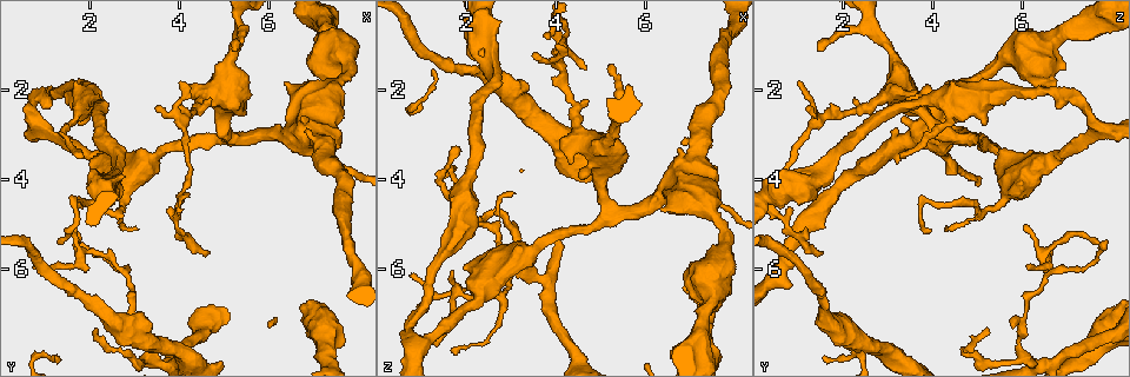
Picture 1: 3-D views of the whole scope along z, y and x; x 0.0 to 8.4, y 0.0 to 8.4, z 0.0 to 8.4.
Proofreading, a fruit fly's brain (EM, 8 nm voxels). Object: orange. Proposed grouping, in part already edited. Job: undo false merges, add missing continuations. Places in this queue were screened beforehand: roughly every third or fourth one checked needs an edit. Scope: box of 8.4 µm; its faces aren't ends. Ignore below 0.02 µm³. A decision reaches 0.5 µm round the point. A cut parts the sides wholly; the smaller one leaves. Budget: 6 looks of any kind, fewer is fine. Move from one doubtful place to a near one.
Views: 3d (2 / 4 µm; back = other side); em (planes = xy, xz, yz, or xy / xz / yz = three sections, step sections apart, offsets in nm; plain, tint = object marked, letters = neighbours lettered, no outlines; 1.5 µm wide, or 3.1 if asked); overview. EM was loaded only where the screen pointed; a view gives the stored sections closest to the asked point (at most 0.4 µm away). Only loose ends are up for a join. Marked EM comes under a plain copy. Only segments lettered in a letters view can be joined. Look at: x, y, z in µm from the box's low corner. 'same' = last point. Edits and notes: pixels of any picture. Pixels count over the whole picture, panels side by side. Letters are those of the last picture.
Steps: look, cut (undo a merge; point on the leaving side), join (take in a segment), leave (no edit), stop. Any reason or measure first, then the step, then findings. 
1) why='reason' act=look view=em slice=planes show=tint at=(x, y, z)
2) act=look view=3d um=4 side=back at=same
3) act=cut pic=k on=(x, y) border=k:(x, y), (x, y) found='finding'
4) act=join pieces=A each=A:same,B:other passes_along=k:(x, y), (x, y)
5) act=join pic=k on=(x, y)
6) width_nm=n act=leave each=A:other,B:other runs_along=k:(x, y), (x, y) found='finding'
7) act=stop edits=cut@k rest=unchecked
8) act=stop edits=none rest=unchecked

why='an open end' act=look view=3d um=4 at=(5.20, 1.20, 1.50)

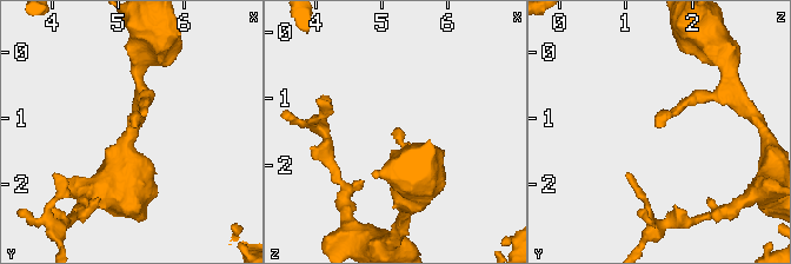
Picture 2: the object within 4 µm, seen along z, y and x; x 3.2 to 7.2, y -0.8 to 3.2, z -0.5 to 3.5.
why='now the EM' act=look view=em slice=yz step=4 show=tint at=(5.20, 1.15, 1.45)

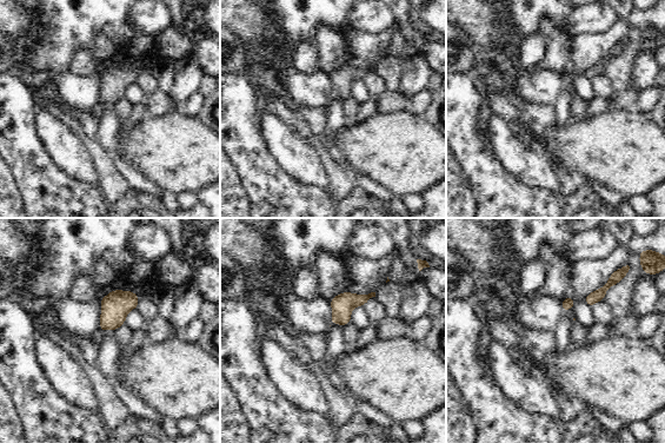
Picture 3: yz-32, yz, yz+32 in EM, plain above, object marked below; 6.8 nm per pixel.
why='cut it another way' act=look view=em slice=planes show=letters at=same

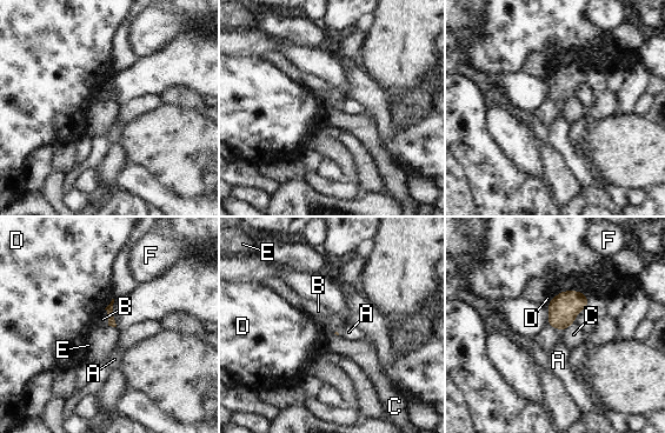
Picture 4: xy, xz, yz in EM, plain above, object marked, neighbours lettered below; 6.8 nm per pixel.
act=leave each=A:other,B:other,C:other,D:other,E:other,F:other border=4:(547, 325), (560, 331) found='none of them fits'

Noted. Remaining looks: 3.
why='free end' act=look view=em slice=planes show=letters at=(1.75, 5.30, 7.85)

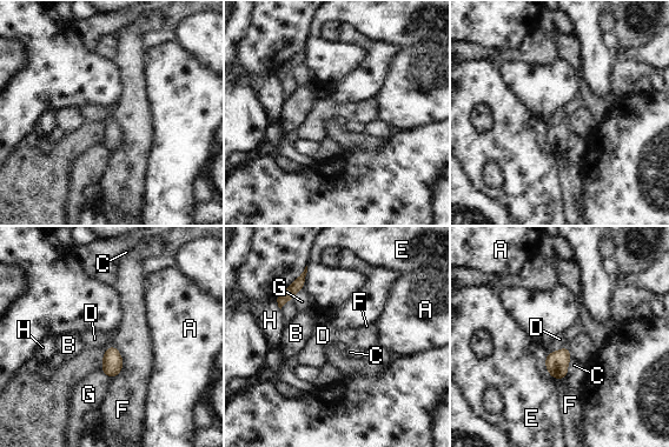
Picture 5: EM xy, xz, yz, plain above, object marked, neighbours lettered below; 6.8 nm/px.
width_nm=140 act=leave each=A:other,B:other,C:other,D:other,E:other,F:other,G:other,H:other found='none of them fits'

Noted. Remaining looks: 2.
why='end of a long branch' act=look view=em slice=planes show=letters at=(1.45, 5.10, 3.90)

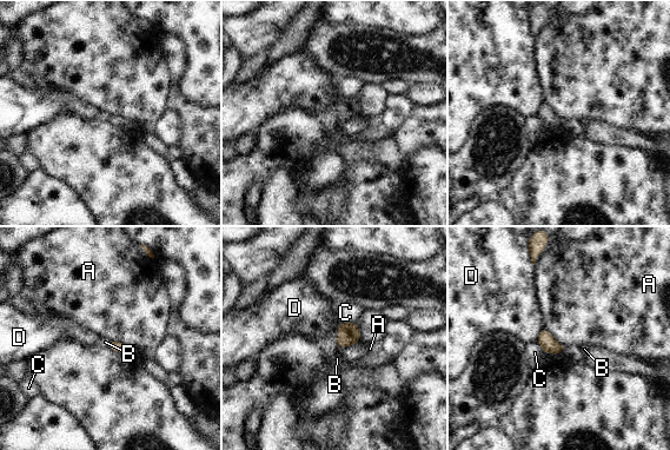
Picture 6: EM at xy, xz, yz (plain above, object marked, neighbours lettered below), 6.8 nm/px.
width_nm=80 act=leave each=A:other,B:other,C:other,D:other found='none of them fits'

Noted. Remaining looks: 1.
act=stop edits=none rest=unchecked

